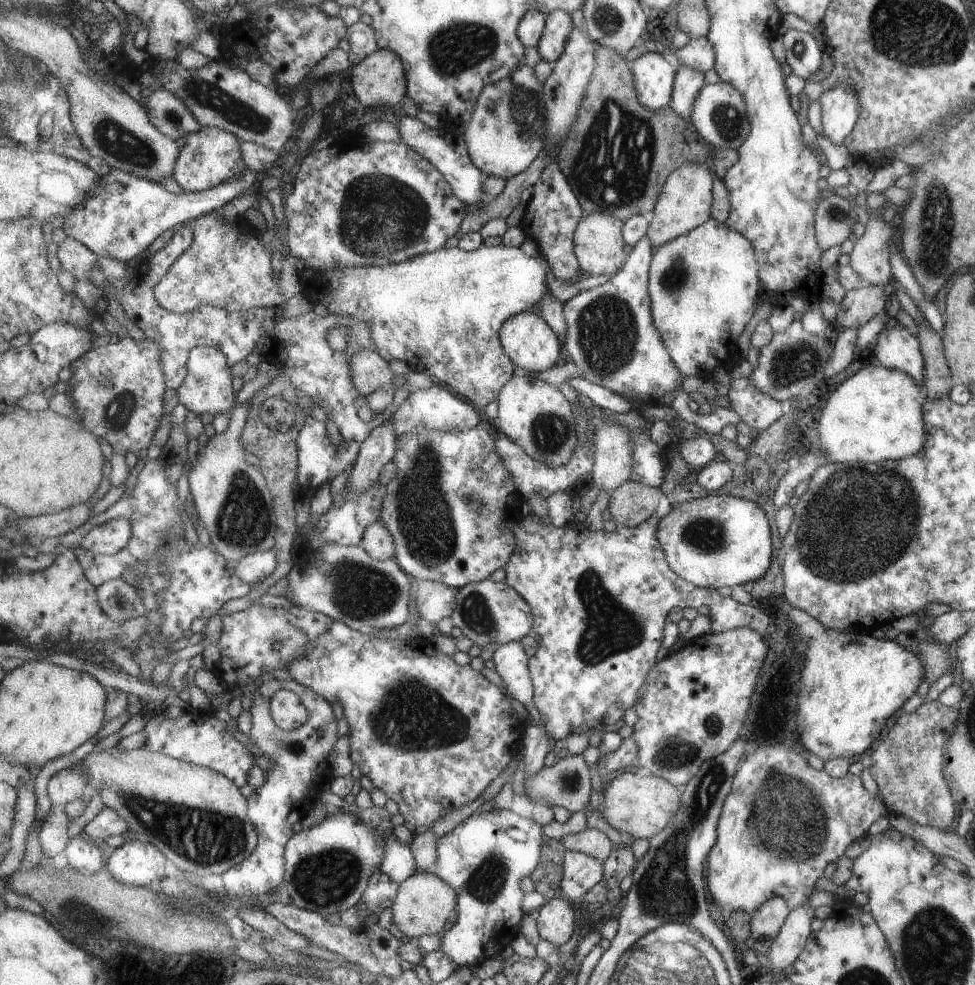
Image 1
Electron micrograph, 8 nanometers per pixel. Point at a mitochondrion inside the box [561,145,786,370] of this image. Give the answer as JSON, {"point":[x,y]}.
{"point":[676,276]}

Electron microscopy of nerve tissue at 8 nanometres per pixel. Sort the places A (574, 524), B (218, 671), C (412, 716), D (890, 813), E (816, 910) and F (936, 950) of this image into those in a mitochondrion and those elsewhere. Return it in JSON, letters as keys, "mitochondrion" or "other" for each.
{"A":"other","B":"other","C":"mitochondrion","D":"other","E":"other","F":"mitochondrion"}

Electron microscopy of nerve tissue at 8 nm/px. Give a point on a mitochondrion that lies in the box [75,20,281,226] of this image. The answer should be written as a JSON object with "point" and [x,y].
{"point":[212,97]}

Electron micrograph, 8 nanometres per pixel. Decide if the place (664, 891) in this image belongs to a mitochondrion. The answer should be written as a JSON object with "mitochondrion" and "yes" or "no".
{"mitochondrion":"yes"}

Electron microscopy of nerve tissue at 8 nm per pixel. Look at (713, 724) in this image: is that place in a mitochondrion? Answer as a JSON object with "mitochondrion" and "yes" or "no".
{"mitochondrion":"yes"}

